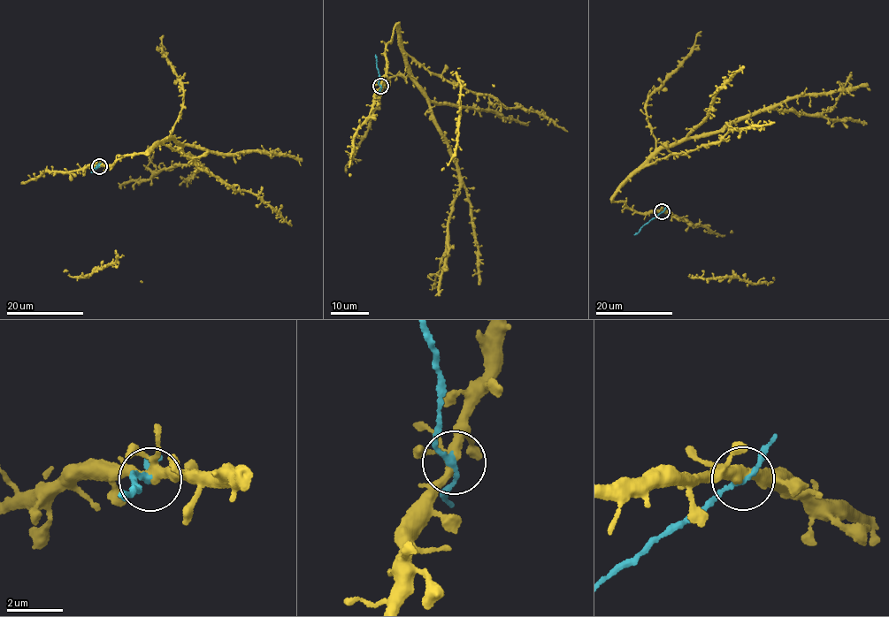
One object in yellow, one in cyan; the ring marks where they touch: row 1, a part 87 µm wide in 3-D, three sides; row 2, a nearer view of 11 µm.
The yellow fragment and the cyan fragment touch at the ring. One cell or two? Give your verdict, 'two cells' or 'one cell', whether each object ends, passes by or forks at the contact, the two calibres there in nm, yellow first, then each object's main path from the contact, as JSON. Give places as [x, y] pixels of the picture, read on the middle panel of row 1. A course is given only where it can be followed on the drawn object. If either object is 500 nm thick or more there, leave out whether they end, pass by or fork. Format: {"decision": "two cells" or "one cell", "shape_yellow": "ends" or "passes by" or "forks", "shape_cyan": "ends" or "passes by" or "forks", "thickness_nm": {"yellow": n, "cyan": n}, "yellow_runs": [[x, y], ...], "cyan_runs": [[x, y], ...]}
{"decision": "one cell", "shape_yellow": "forks", "shape_cyan": "passes by", "thickness_nm": {"yellow": 320, "cyan": 170}, "yellow_runs": [[380, 86], [386, 43], [396, 26], [414, 79], [445, 136], [458, 177], [446, 248], [429, 289]], "cyan_runs": [[380, 86], [375, 54]]}

